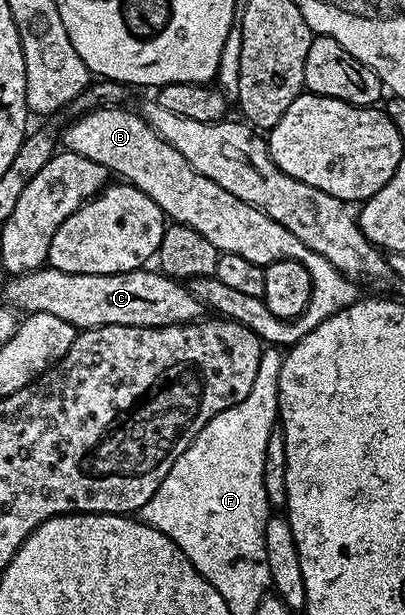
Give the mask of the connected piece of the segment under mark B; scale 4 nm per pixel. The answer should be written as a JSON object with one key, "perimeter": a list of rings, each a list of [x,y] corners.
{"perimeter":[[[102,107],[90,109],[89,112],[80,114],[73,120],[77,121],[71,122],[66,127],[65,134],[59,137],[60,144],[62,141],[65,144],[62,146],[68,152],[83,155],[85,159],[91,159],[93,163],[99,163],[104,169],[109,170],[110,174],[117,176],[118,173],[121,176],[118,178],[122,182],[134,185],[136,189],[143,191],[143,195],[151,198],[162,209],[170,222],[186,225],[195,231],[199,231],[199,235],[203,235],[203,239],[207,239],[207,243],[211,243],[217,248],[218,254],[243,255],[243,259],[251,259],[251,263],[263,266],[276,261],[301,261],[303,267],[307,267],[307,271],[311,275],[311,283],[313,284],[311,314],[313,313],[313,318],[310,321],[274,315],[271,307],[267,307],[264,297],[242,295],[239,291],[232,290],[224,283],[219,283],[216,275],[194,277],[192,281],[188,282],[187,287],[195,295],[195,299],[199,299],[201,306],[208,310],[209,308],[214,309],[217,312],[214,314],[220,315],[222,318],[243,323],[245,327],[255,331],[255,335],[261,338],[262,342],[268,343],[270,346],[292,347],[295,343],[299,343],[299,339],[303,339],[303,335],[315,331],[315,327],[319,323],[323,323],[323,319],[351,307],[359,300],[358,282],[352,281],[349,277],[344,277],[334,265],[327,263],[327,259],[323,259],[323,255],[308,249],[297,236],[291,235],[291,231],[287,231],[287,227],[283,227],[283,223],[271,219],[266,213],[256,209],[255,206],[243,203],[243,199],[231,195],[231,191],[223,191],[223,187],[219,187],[219,183],[207,179],[207,175],[199,175],[199,171],[195,171],[195,167],[191,167],[191,163],[187,163],[187,159],[183,159],[183,155],[179,155],[179,151],[175,151],[175,147],[171,147],[171,143],[163,140],[145,122],[145,118],[141,116],[140,112],[128,113],[125,107]]]}

